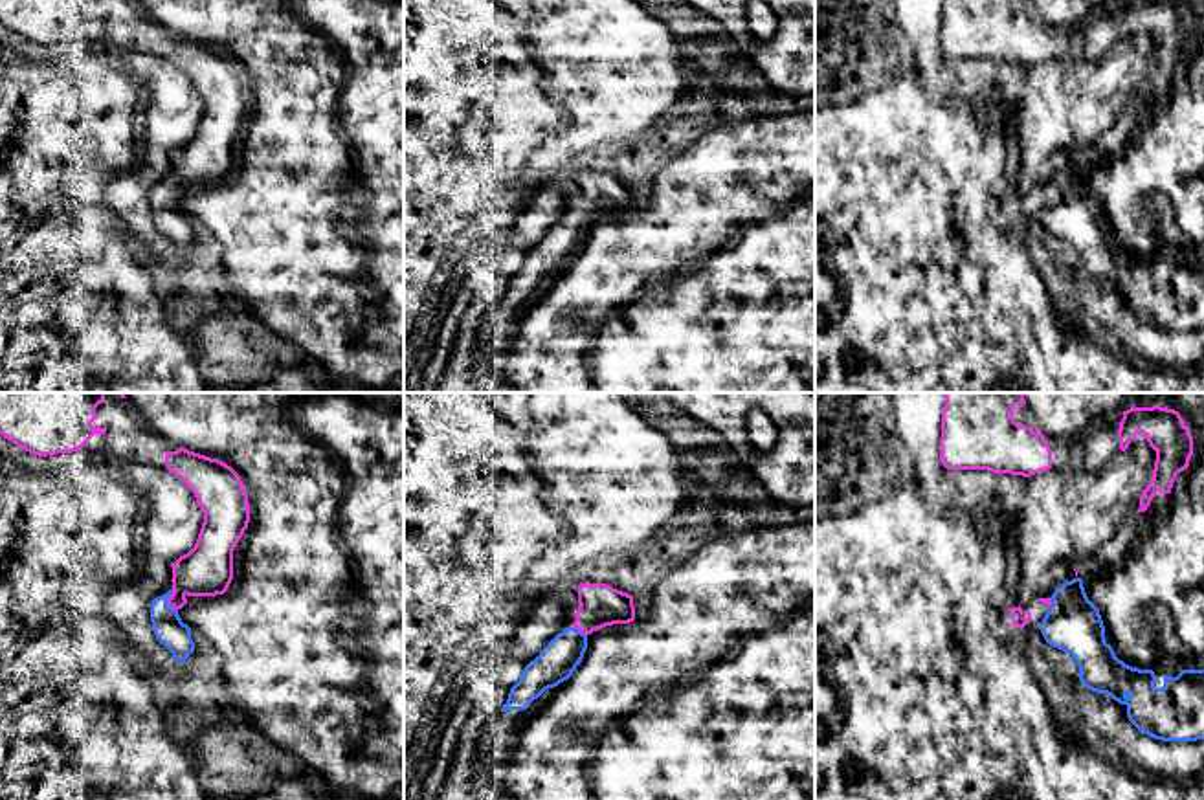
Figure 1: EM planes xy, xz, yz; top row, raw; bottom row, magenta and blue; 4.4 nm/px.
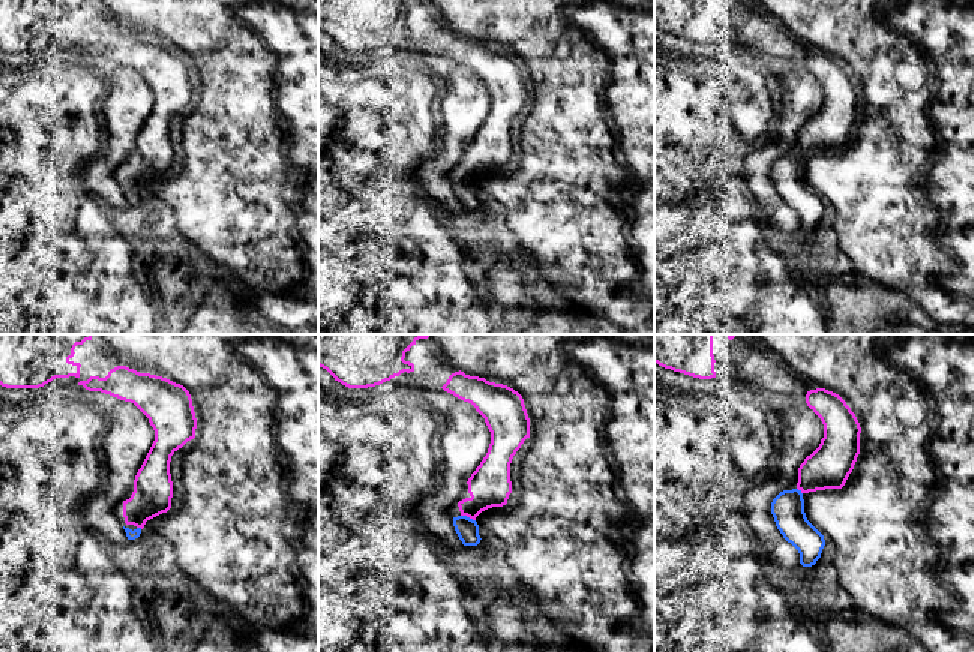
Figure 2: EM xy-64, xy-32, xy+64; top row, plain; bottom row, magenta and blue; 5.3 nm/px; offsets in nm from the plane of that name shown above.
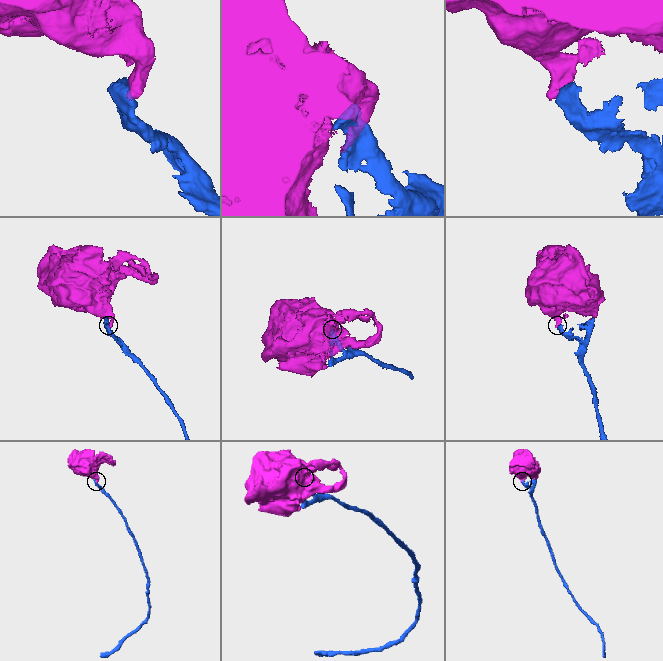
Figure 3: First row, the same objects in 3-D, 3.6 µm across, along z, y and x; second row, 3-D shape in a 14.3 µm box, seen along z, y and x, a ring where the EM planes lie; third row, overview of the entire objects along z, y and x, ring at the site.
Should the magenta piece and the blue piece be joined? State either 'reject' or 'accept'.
accept

